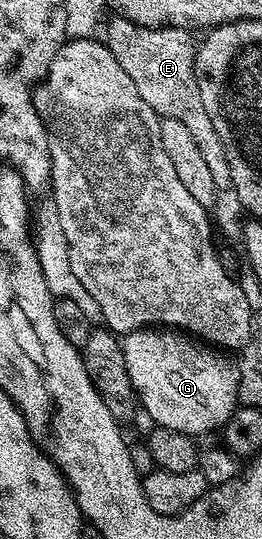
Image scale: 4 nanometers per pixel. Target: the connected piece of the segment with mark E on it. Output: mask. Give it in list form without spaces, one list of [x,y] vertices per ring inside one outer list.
[[[113,16],[105,30],[103,41],[108,46],[111,56],[119,60],[123,72],[131,76],[139,96],[151,104],[151,108],[161,118],[174,118],[182,122],[191,132],[195,144],[203,156],[203,164],[211,172],[211,184],[215,184],[215,200],[211,207],[211,218],[216,229],[225,238],[240,239],[243,225],[243,207],[239,192],[235,192],[231,180],[231,164],[227,164],[227,152],[223,152],[223,140],[215,133],[215,124],[199,100],[199,84],[195,80],[194,35],[177,26],[140,26],[131,20]]]

